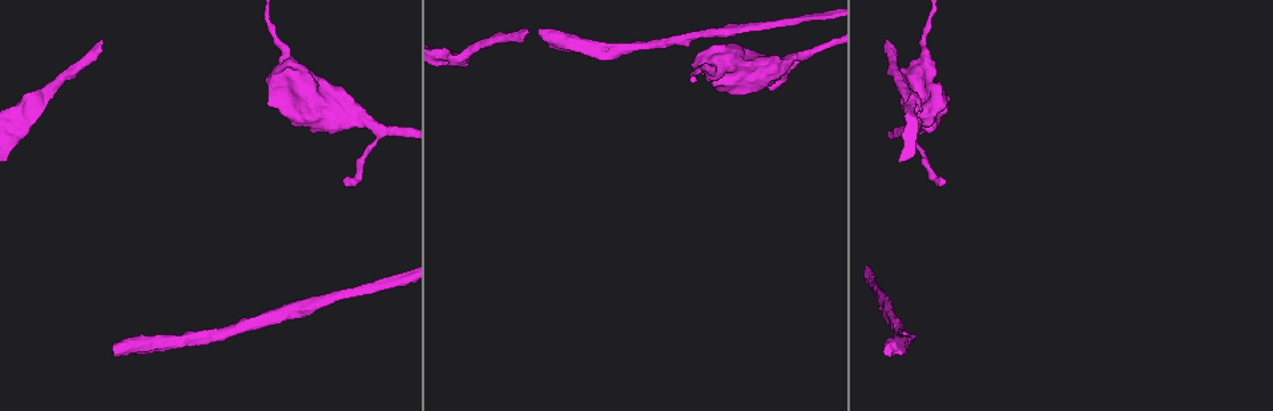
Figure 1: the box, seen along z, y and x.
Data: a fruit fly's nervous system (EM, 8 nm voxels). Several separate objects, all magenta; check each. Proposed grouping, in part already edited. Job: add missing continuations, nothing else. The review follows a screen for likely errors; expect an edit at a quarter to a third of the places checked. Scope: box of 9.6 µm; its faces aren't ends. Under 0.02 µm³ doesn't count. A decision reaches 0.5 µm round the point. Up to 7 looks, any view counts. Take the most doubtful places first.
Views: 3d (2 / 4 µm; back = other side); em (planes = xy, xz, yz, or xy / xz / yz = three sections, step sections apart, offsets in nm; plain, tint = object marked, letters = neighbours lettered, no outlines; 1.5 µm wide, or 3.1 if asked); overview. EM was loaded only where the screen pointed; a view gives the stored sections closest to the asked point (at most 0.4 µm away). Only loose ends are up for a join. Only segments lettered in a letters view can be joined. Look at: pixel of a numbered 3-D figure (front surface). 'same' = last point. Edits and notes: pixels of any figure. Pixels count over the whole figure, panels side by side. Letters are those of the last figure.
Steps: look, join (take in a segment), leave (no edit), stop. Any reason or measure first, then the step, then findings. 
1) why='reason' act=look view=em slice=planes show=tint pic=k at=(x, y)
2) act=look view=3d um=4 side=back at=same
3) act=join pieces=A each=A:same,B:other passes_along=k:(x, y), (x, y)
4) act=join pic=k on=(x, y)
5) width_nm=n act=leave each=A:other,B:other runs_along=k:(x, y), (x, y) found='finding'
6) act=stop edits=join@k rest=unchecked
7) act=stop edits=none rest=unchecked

why='branch stops here' act=look view=3d um=4 pic=1 at=(102, 41)

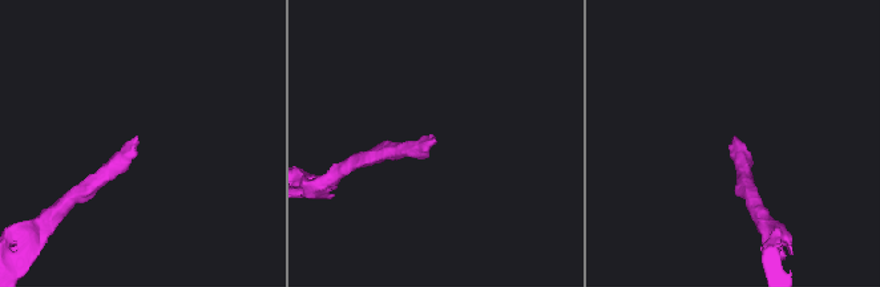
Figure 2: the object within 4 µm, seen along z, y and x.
why='need the tissue' act=look view=em slice=planes show=letters pic=2 at=(135, 137)

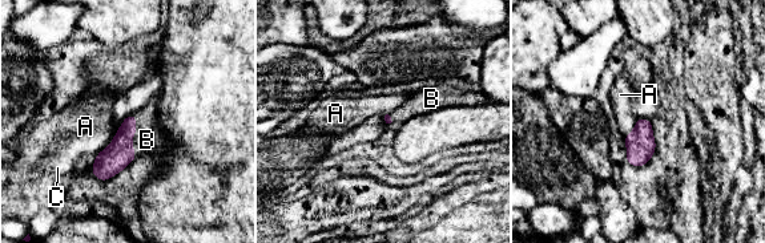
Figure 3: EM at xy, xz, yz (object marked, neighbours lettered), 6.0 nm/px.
act=join pieces=B each=A:other,B:same,C:other passes_along=3:(119, 154), (132, 136), (147, 140) found='the cell continues'

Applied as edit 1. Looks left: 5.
why='see it whole again' act=look view=overview

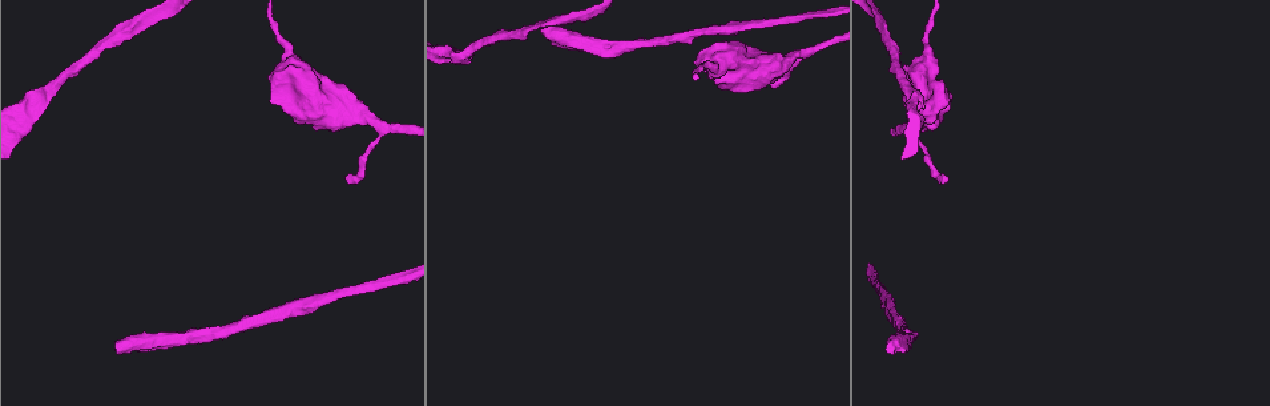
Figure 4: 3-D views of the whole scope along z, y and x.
why='thin end' act=look view=em slice=planes show=letters pic=4 at=(773, 85)

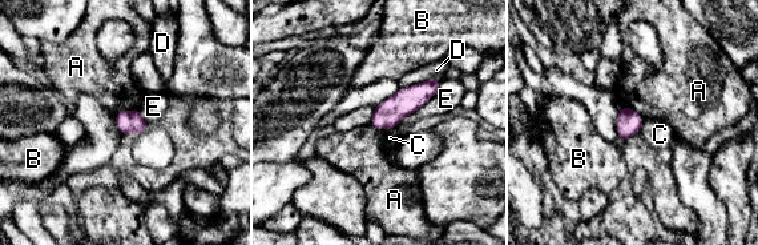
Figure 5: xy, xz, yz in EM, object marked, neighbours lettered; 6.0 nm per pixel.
act=leave each=A:other,B:other,C:other,D:other,E:other runs_along=5:(435, 81), (375, 121) found='no lettered segment goes on from it'

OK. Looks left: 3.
why='stops while still wide' act=look view=em slice=planes show=letters pic=4 at=(115, 350)

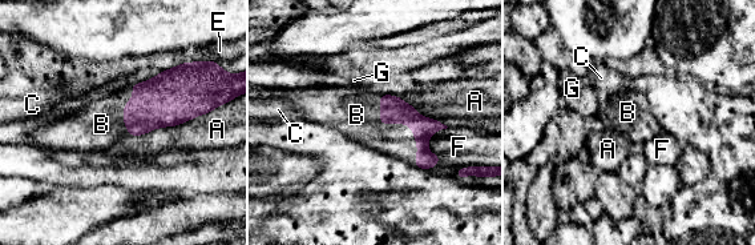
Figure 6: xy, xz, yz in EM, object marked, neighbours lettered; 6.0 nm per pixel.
act=join pieces=B each=A:other,B:same,C:other,E:other,F:other,G:other found='the cell continues'

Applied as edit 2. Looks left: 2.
act=stop edits=join@3,join@6 rest=unchecked

